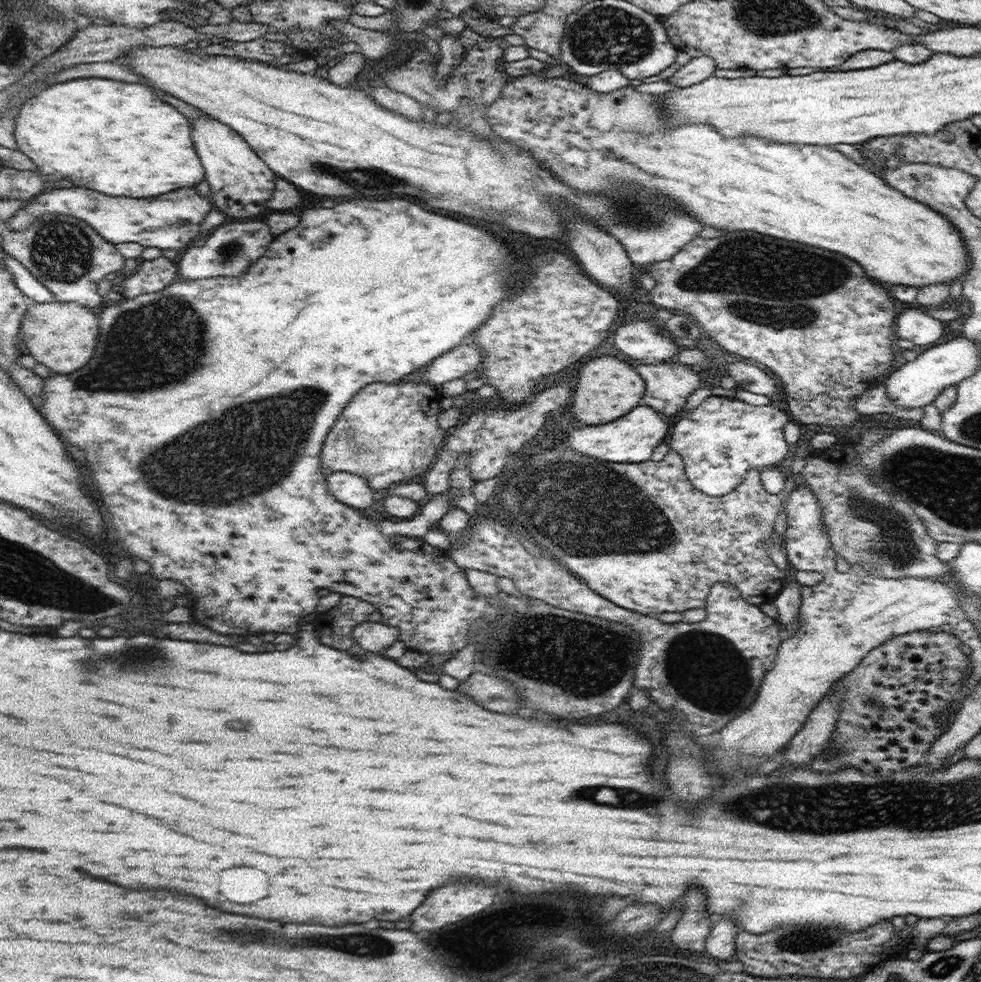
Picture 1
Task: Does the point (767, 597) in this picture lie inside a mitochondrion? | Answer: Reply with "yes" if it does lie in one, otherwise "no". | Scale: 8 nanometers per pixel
no

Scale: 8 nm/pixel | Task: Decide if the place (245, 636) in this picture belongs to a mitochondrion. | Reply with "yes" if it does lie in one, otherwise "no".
no

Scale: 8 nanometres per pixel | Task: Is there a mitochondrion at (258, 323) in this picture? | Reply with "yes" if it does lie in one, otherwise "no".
no

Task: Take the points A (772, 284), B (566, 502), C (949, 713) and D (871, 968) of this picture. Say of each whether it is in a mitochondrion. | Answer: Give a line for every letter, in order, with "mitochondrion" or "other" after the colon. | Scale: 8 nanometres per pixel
A: mitochondrion
B: mitochondrion
C: other
D: other

